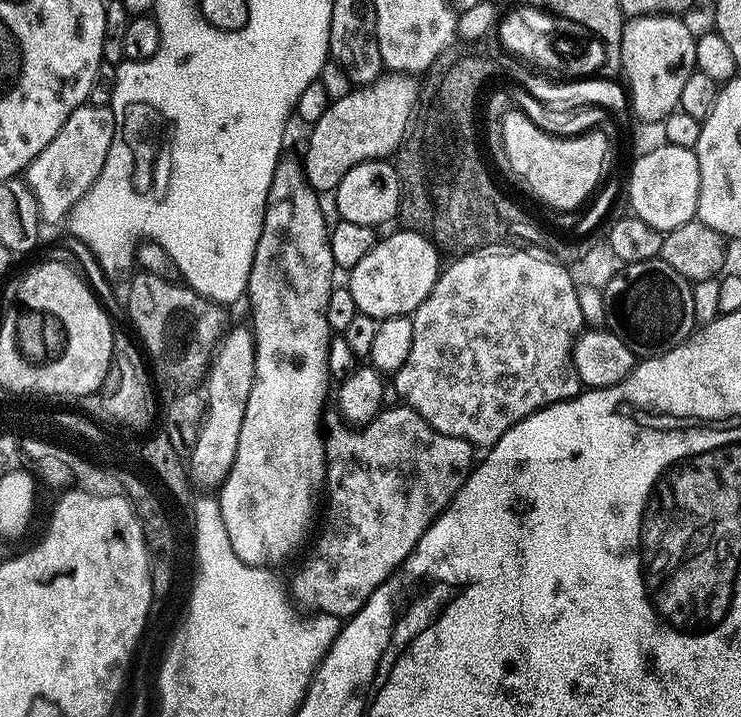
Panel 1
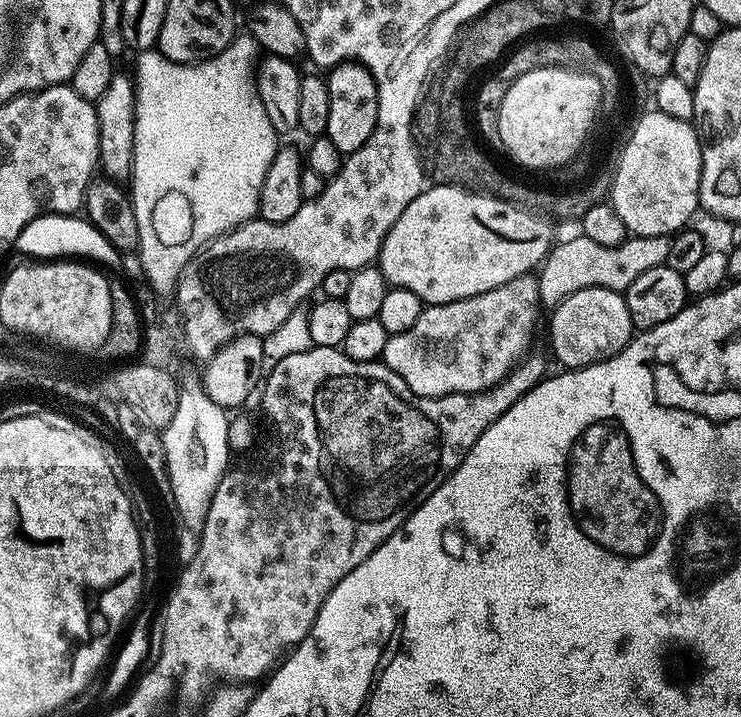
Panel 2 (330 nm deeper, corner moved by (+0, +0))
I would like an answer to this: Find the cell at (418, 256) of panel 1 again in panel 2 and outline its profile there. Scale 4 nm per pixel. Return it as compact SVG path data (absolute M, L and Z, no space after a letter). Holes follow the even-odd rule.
M453 185L428 186L418 198L414 198L414 202L410 202L410 206L406 206L406 210L402 210L398 222L394 222L392 229L384 235L378 267L391 287L418 294L418 298L428 306L486 294L486 290L494 290L514 278L531 273L548 255L553 240L547 226L540 220L544 221L539 215L517 215L504 204L477 199L466 189Z

